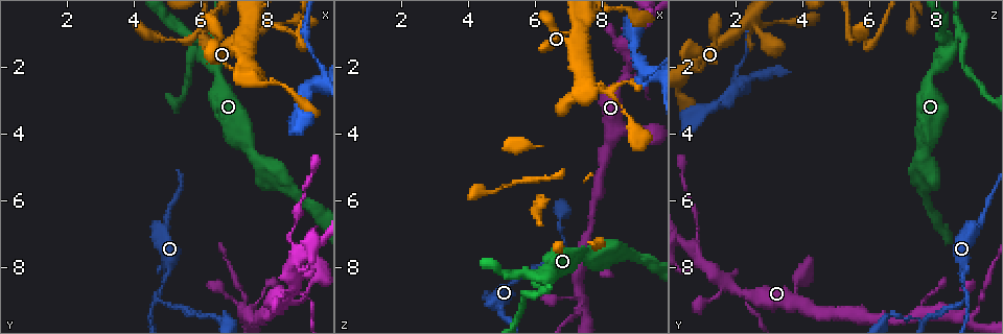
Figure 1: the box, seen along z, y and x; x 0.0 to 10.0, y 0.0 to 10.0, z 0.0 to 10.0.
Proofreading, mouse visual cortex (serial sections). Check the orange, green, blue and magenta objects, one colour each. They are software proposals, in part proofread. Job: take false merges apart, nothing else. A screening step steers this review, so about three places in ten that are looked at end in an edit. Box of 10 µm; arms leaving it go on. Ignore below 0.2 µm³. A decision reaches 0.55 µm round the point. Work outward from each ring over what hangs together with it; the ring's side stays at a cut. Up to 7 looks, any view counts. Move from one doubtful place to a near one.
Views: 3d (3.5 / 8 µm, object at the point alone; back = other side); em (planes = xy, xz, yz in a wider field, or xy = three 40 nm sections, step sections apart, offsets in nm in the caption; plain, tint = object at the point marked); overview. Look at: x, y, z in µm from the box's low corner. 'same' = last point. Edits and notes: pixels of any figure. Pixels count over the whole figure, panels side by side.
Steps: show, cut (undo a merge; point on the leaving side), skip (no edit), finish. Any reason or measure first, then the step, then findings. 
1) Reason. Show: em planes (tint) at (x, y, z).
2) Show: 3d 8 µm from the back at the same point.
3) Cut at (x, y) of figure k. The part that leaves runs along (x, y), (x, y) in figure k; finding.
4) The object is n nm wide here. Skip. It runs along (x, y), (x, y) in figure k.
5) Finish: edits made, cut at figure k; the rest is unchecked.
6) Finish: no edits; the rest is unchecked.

Abrupt turn. Show: 3d 3.5 µm at (6.35, 1.40, 8.25).

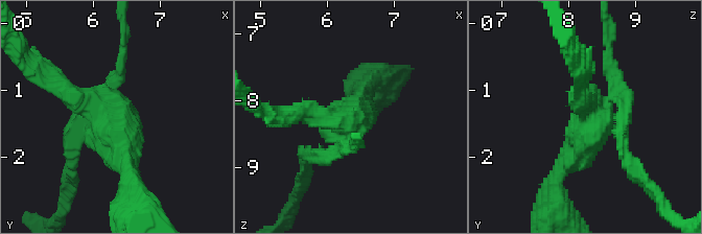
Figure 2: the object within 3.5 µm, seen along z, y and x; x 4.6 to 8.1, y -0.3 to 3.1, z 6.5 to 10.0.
3 arms meet here; the arms are 150, 250, 350 nm wide. Show: em xy step 5 (tint) at (6.35, 1.45, 8.25).

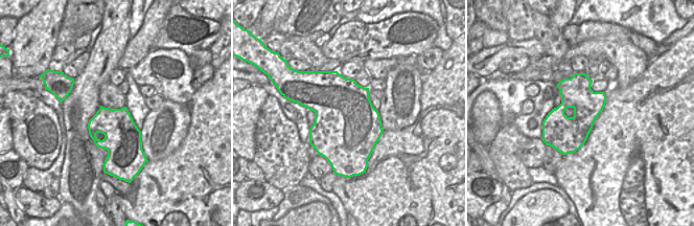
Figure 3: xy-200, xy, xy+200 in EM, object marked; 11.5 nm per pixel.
The object is 750 nm wide here. Cut at (624, 112) of figure 2. The part that leaves runs along (612, 98), (636, 172) in figure 2; a second cell is stuck on.

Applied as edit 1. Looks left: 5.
Show: overview.

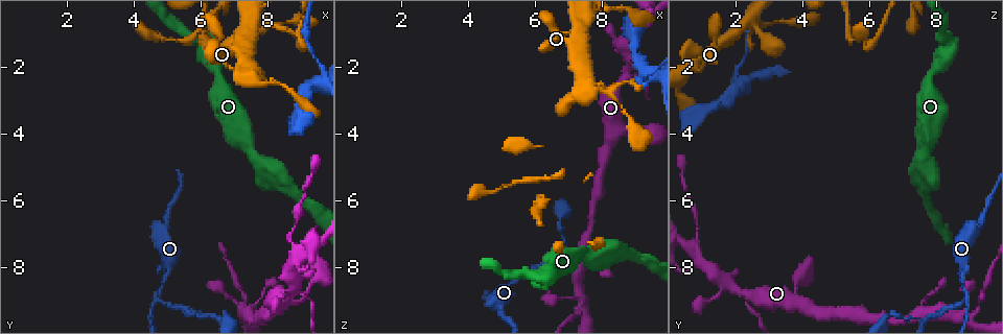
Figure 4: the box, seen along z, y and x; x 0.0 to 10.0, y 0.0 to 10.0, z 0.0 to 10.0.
Sharp bend. Show: 3d 3.5 µm at (8.90, 0.85, 2.60).

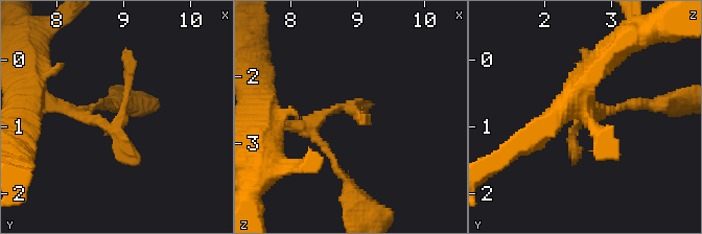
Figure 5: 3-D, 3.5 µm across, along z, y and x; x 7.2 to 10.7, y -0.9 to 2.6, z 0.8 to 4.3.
Show: em xy step 2 (plain) at (8.95, 0.85, 2.55).

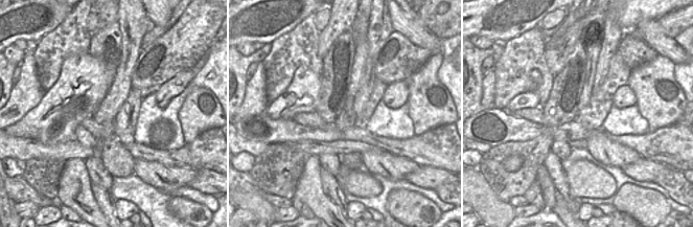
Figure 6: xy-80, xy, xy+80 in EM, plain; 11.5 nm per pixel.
With the object marked. Show: em xy step 2 (tint) at the same point.

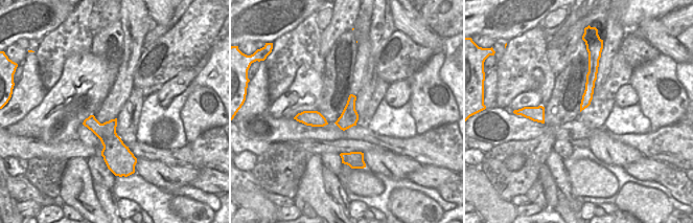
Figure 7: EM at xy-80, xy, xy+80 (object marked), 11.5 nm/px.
Skip. It runs along (69, 110), (114, 129), (126, 62) in figure 5; all the same cell.

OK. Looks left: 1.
Finish: edits made, cut at figure 2; the rest is unchecked.

